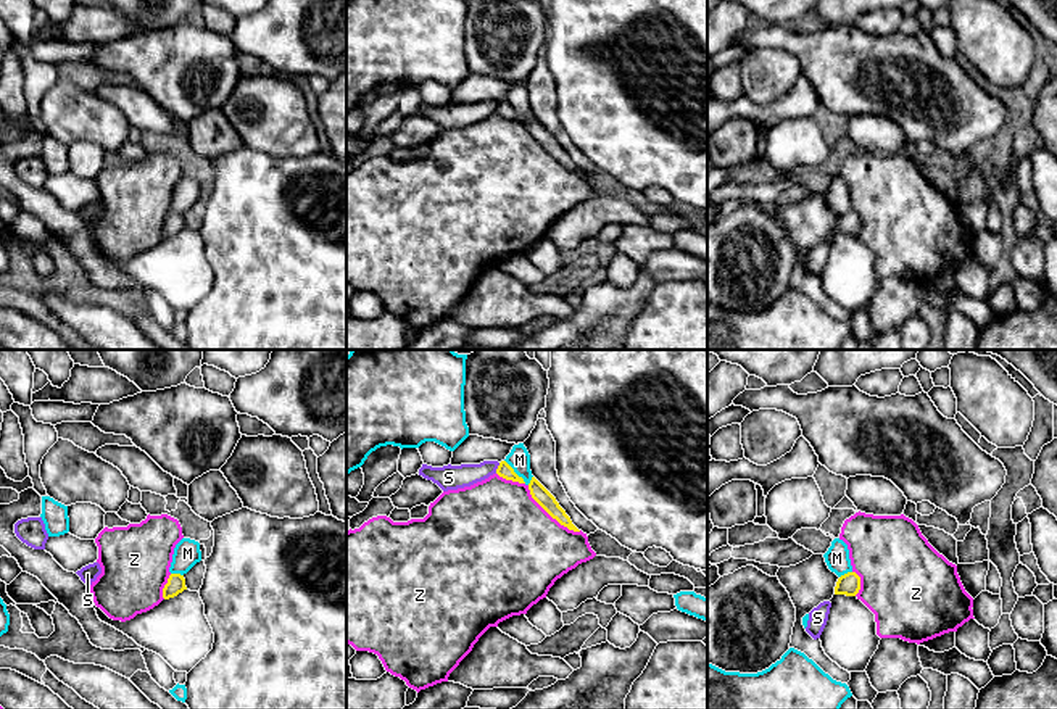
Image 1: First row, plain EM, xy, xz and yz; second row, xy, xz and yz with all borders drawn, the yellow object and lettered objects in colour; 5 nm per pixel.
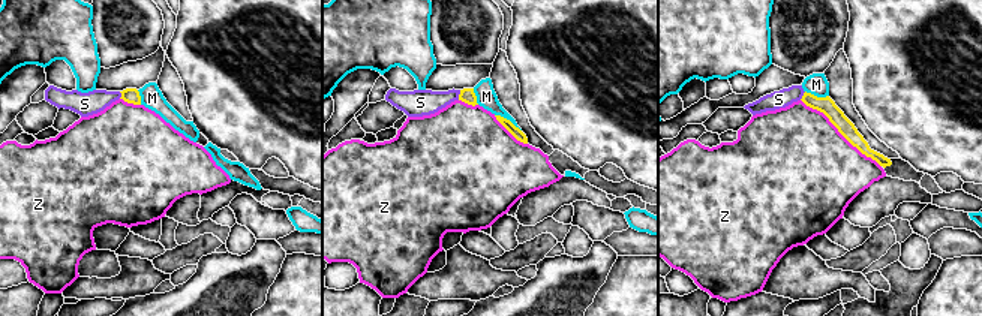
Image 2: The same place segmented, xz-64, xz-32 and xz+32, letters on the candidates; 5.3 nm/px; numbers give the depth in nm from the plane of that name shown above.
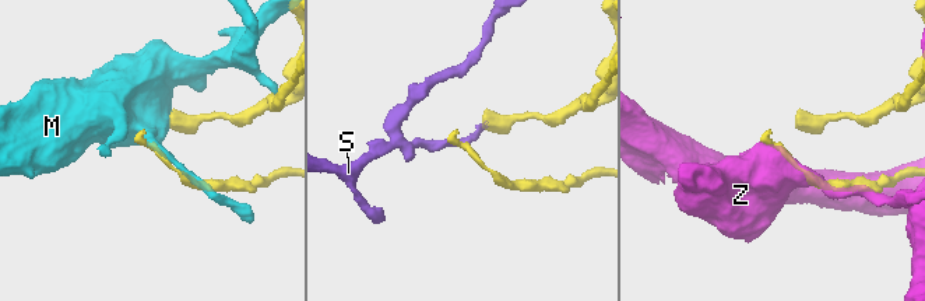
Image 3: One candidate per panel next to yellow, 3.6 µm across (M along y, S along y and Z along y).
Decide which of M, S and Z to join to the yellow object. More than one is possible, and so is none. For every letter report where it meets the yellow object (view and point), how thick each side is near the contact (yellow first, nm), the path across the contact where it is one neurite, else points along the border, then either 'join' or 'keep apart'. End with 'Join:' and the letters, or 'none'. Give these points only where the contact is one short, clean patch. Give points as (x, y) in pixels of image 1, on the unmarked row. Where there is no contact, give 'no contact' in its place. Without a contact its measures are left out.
M: xz (516, 113) | 70/110 nm | keep apart
S: xz (498, 107) | 70/130 nm | keep apart
Z: xz (551, 155) | 80/500 nm | keep apart
Join: none

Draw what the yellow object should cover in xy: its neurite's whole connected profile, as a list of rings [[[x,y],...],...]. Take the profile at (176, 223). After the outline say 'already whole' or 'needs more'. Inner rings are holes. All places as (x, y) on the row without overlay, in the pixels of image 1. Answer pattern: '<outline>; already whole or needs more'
[[[171,213],[168,222],[163,227],[163,237],[169,238],[187,229],[185,218],[180,213]]]; already whole

